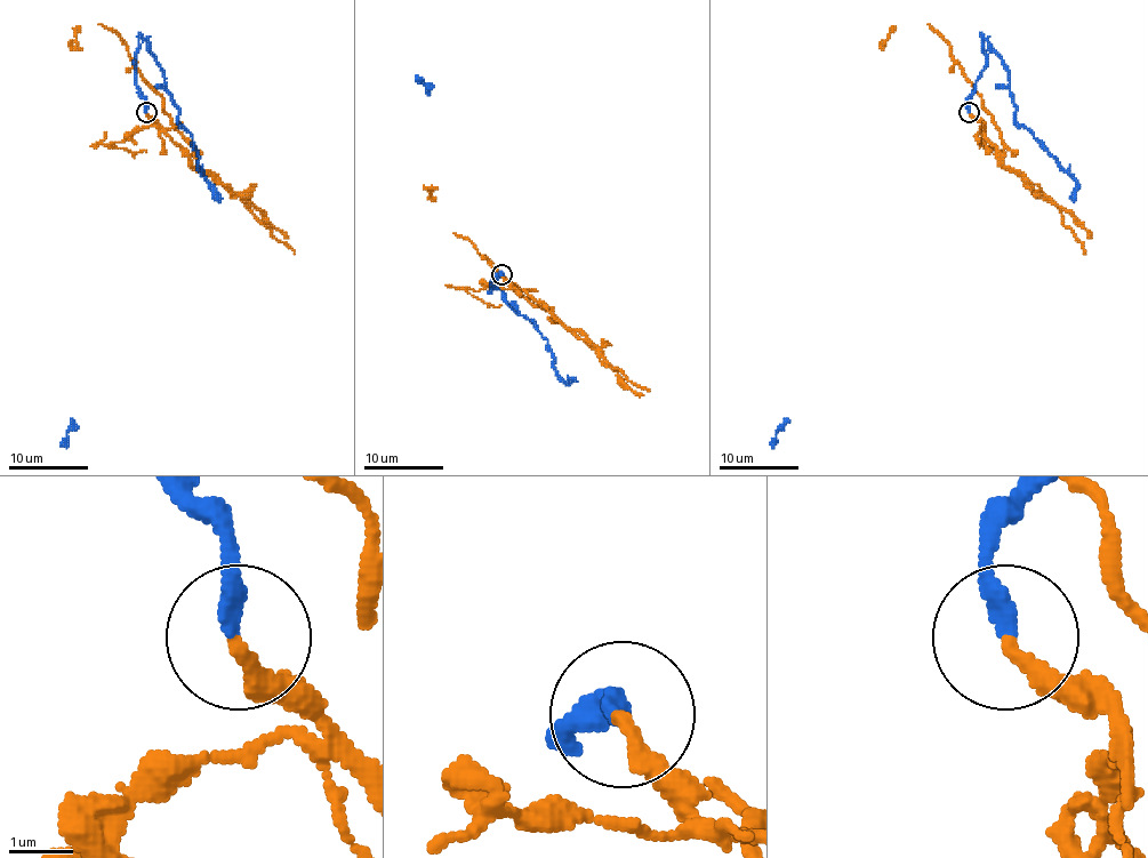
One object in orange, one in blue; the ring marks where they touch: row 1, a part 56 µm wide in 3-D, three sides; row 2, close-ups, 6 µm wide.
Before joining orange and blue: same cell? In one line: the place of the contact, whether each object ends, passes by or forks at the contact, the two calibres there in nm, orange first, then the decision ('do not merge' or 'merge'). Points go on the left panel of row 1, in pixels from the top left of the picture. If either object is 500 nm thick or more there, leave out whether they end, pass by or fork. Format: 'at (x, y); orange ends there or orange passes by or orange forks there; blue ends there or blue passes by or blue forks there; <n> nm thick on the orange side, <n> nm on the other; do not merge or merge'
at (146, 112); orange ends there; blue ends there; 240 nm thick on the orange side, 260 nm on the other; do not merge

